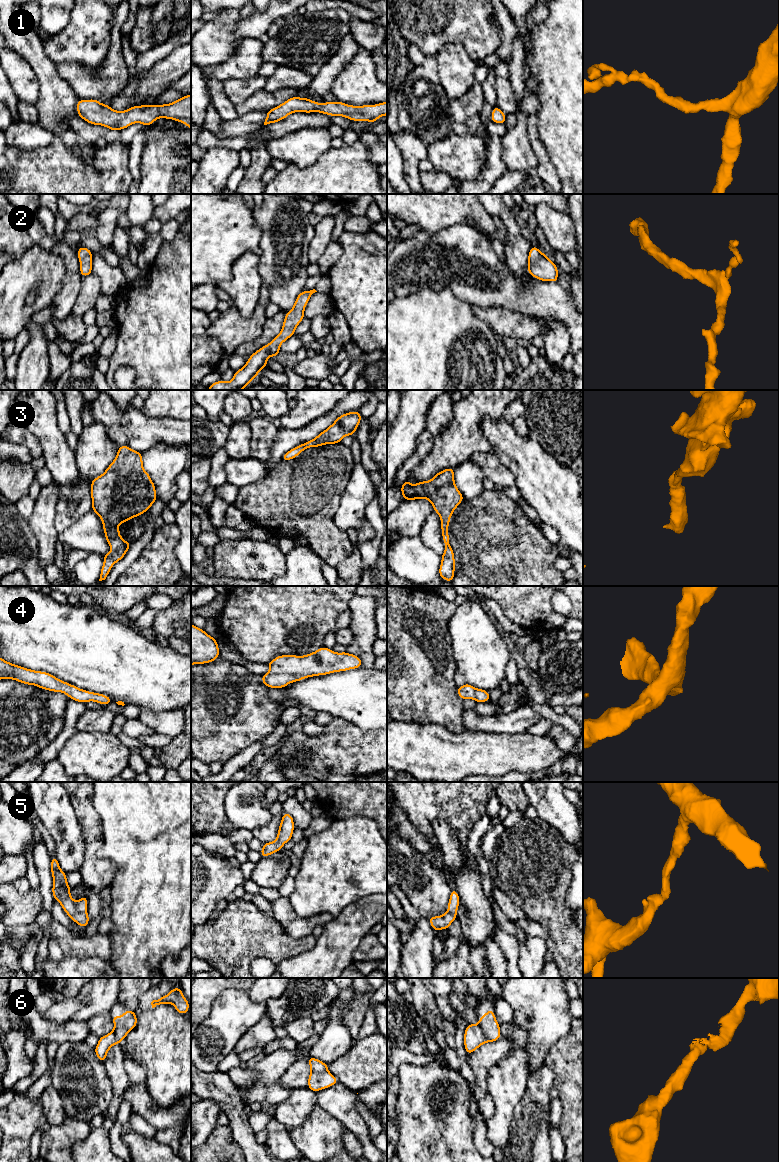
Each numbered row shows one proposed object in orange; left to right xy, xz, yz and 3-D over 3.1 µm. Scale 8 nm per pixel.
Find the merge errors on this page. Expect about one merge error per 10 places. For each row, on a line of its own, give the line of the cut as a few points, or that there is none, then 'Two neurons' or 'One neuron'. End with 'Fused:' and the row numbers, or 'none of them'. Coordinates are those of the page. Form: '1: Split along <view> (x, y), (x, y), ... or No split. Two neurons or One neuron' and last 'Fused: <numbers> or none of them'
1: No split. One neuron
2: No split. One neuron
3: No split. One neuron
4: No split. One neuron
5: No split. One neuron
6: No split. One neuron
Fused: none of them

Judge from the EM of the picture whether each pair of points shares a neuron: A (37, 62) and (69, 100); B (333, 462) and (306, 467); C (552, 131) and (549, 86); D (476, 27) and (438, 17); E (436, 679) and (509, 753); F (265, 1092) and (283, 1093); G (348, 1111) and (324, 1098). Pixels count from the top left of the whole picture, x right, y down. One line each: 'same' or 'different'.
A: same
B: same
C: same
D: same
E: different
F: same
G: same

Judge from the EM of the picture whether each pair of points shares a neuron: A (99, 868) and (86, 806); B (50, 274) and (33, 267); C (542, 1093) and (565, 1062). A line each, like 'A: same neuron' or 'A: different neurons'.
A: same neuron
B: same neuron
C: different neurons

